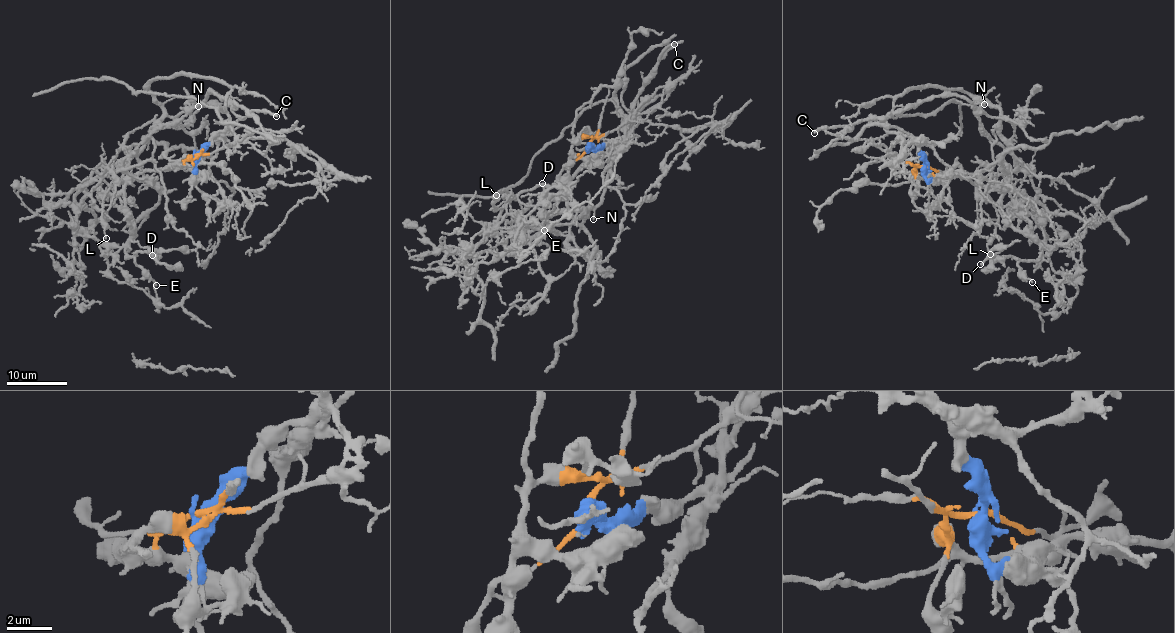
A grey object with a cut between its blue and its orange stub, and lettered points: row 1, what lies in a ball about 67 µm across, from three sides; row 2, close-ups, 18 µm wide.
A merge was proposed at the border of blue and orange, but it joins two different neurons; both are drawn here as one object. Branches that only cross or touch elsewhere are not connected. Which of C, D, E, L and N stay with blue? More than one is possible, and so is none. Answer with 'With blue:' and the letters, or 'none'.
With blue: C, N

